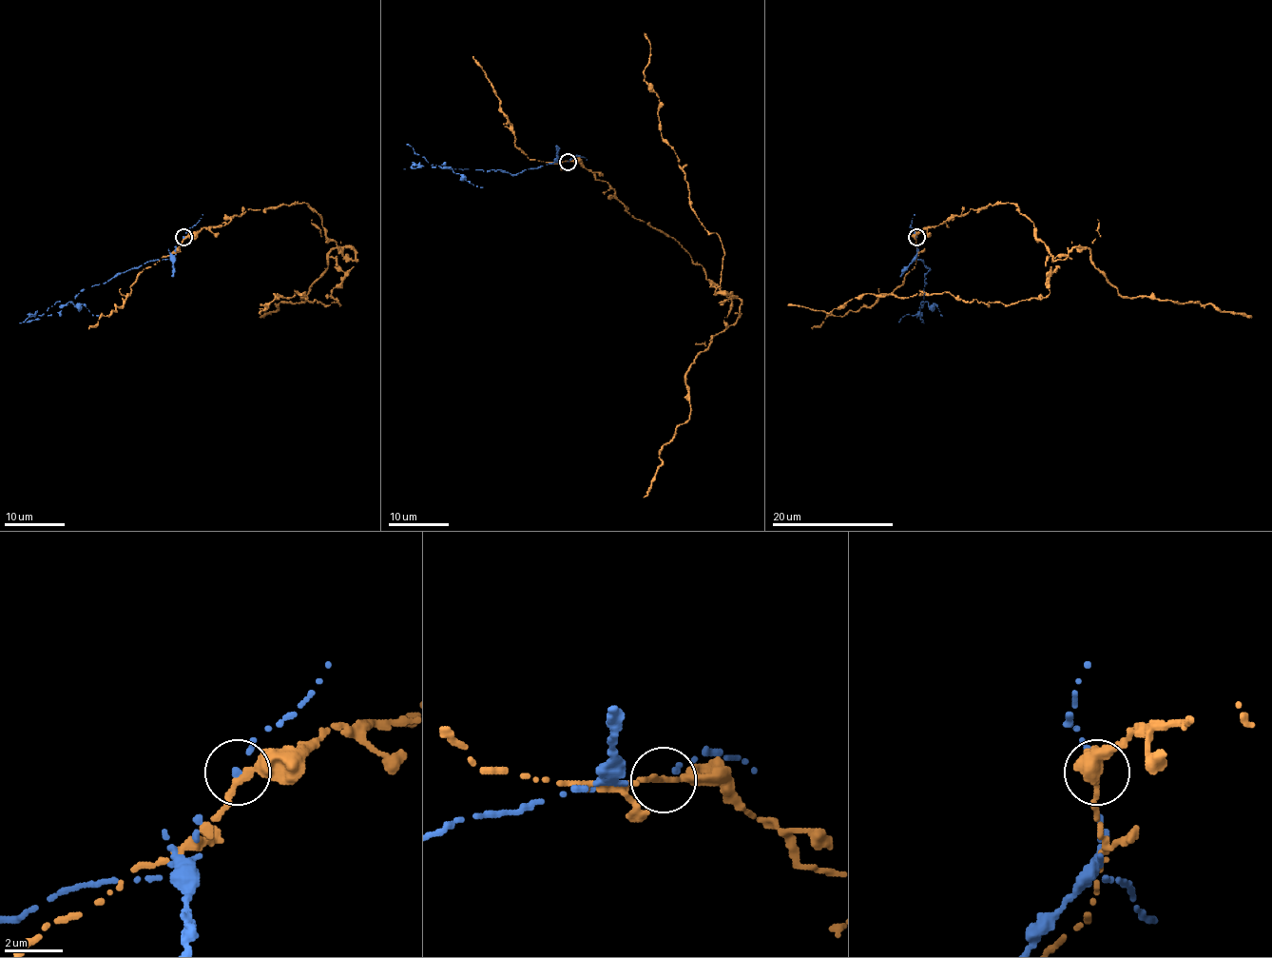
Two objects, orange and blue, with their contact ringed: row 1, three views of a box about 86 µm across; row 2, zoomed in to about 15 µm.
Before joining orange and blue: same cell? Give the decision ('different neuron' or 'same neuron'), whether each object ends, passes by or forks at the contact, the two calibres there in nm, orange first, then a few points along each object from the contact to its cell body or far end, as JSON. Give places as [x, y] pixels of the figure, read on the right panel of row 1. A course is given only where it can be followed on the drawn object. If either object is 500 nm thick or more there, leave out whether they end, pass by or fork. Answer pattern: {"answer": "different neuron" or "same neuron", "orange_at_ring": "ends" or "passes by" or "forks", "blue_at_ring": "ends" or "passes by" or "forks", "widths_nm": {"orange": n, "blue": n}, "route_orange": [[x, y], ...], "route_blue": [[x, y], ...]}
{"answer": "different neuron", "orange_at_ring": "passes by", "blue_at_ring": "ends", "widths_nm": {"orange": 240, "blue": 180}, "route_orange": [[915, 237], [1011, 203], [1052, 257], [1048, 295], [1009, 305], [918, 290], [857, 295], [828, 312], [788, 304]], "route_blue": [[915, 237], [918, 259], [929, 269], [923, 289], [925, 301], [915, 315], [923, 322]]}

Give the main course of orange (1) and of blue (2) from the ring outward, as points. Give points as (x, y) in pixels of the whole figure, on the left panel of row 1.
1: (184, 237), (250, 208), (306, 203), (318, 213), (353, 262), (330, 295), (339, 305), (294, 290), (260, 304)
2: (183, 237), (168, 259), (118, 272), (82, 289), (72, 301), (57, 301), (37, 318), (19, 322)

